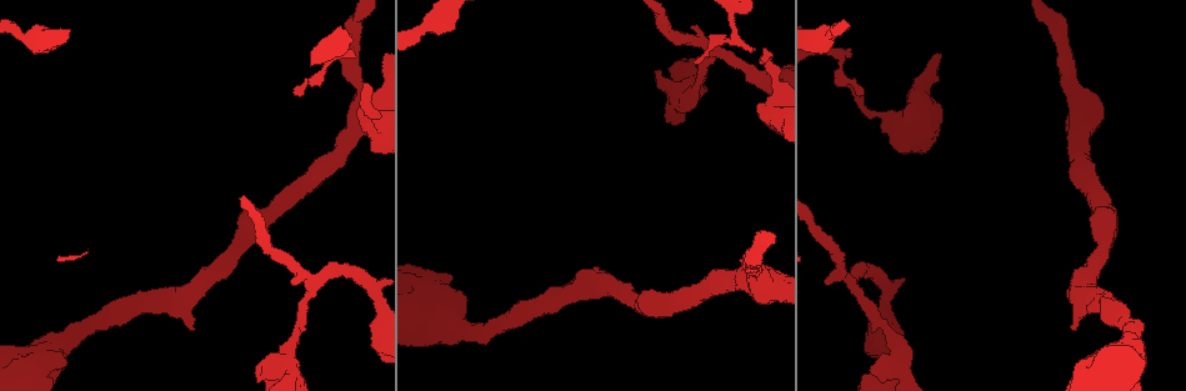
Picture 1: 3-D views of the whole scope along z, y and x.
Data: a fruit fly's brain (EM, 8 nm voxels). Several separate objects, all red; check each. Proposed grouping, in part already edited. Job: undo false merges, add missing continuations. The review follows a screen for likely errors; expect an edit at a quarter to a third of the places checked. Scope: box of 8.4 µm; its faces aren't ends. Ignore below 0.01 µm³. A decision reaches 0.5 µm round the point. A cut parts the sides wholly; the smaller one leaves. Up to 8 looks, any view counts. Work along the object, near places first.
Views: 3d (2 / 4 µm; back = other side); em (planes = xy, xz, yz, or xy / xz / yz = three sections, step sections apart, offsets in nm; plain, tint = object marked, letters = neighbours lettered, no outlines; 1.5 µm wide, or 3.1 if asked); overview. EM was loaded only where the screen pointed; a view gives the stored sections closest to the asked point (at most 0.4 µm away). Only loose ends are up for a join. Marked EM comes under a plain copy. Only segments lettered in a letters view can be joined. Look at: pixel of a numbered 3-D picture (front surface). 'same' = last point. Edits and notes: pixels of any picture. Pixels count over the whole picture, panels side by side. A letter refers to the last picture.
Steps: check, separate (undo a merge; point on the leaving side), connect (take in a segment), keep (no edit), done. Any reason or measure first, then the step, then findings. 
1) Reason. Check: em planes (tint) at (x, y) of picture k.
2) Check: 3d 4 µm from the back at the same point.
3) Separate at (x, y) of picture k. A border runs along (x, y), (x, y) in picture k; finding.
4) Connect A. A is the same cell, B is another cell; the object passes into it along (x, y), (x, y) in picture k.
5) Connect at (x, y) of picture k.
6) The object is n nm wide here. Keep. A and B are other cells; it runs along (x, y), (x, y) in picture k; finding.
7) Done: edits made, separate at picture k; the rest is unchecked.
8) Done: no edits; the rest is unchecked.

Free end. Check: 3d 4 µm at (753, 47) of picture 1.

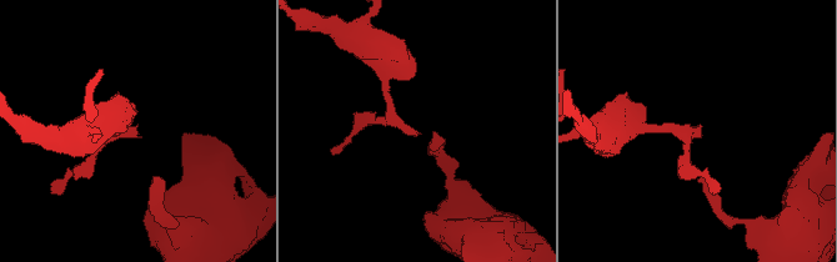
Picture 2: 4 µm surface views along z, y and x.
Shape alone is not enough. Check: em planes (letters) at (699, 137) of picture 2.

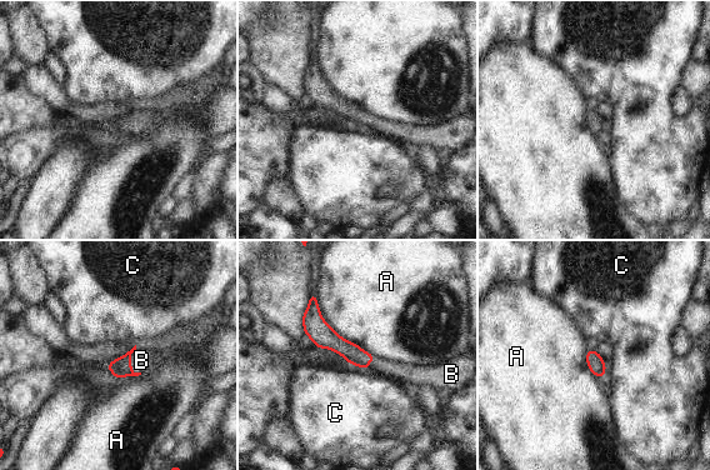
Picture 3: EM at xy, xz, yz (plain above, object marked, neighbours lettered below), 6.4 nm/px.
Connect B. B is the same cell, A and C are other cells; the object passes into it along (121, 366), (130, 363), (141, 360) in picture 3; it goes on there.

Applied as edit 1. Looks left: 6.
Check: overview.

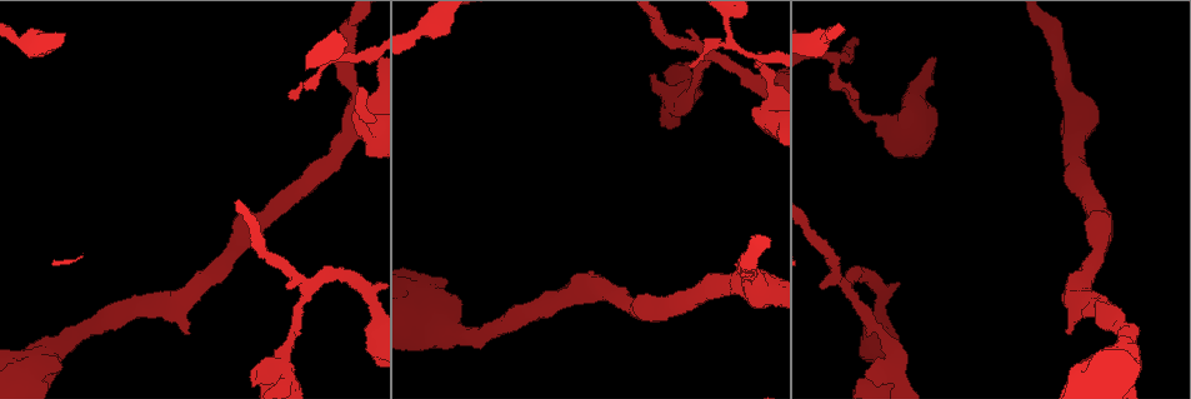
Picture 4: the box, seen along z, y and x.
Branch point. Check: 3d 4 µm at (710, 57) of picture 4.

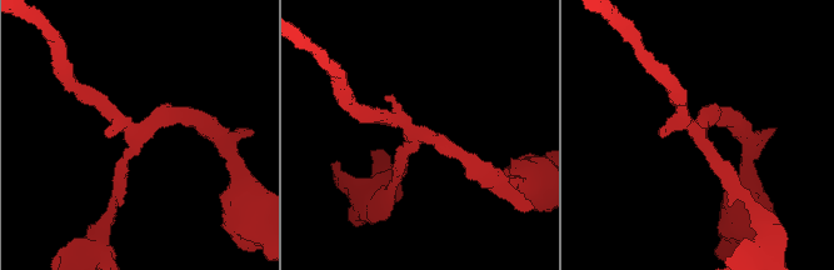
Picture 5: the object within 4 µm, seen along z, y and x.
3 arms meet here; the arms are 200, 220, 240 nm wide; shape alone is not enough. Check: em yz step 4 (letters) at (137, 132) of picture 5.

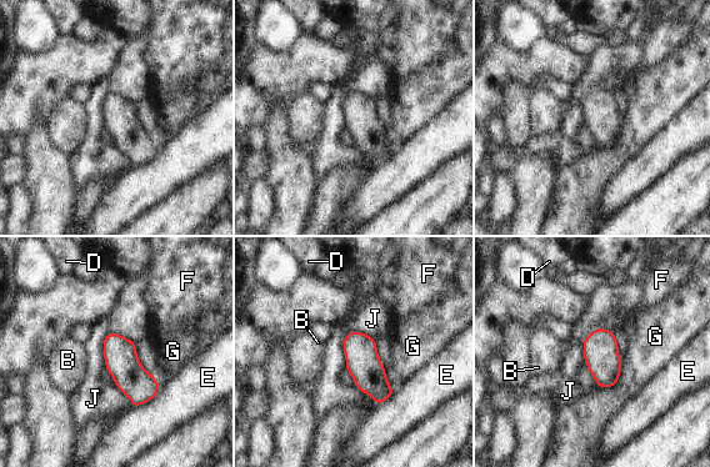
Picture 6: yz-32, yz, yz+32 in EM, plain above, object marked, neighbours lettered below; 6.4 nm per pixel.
Keep. B, D, E, F, G and J are other cells; a border runs along (135, 342), (109, 334), (104, 367) in picture 6; all the same neuron.

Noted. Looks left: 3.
Stops while still wide. Check: em planes (letters) at (254, 375) of picture 4.

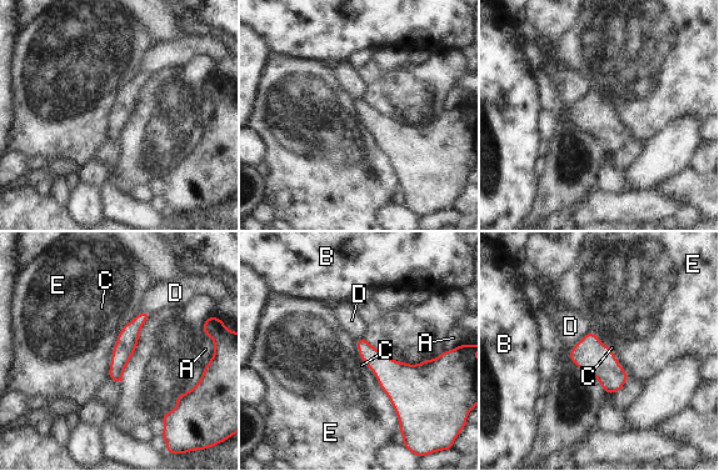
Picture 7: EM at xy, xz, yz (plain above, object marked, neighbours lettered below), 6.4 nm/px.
The longest contact is with E, 380 nm. Keep. A, B, C, D and E are other cells; none of them fits.

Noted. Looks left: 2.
Done: edits made, connect at picture 3; the rest is unchecked.

